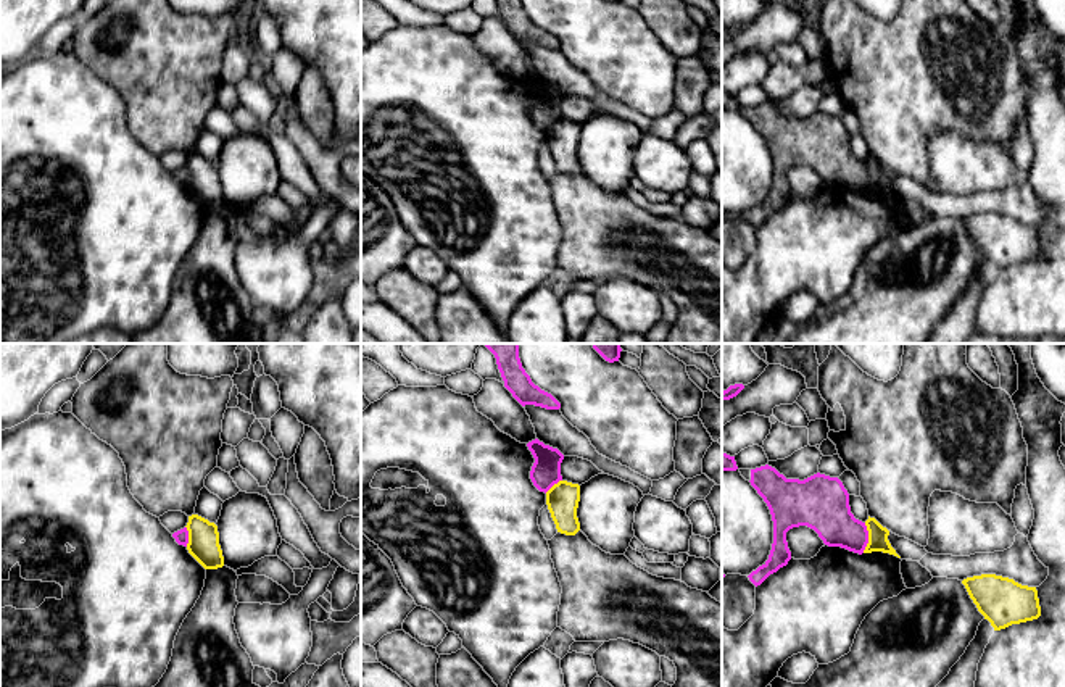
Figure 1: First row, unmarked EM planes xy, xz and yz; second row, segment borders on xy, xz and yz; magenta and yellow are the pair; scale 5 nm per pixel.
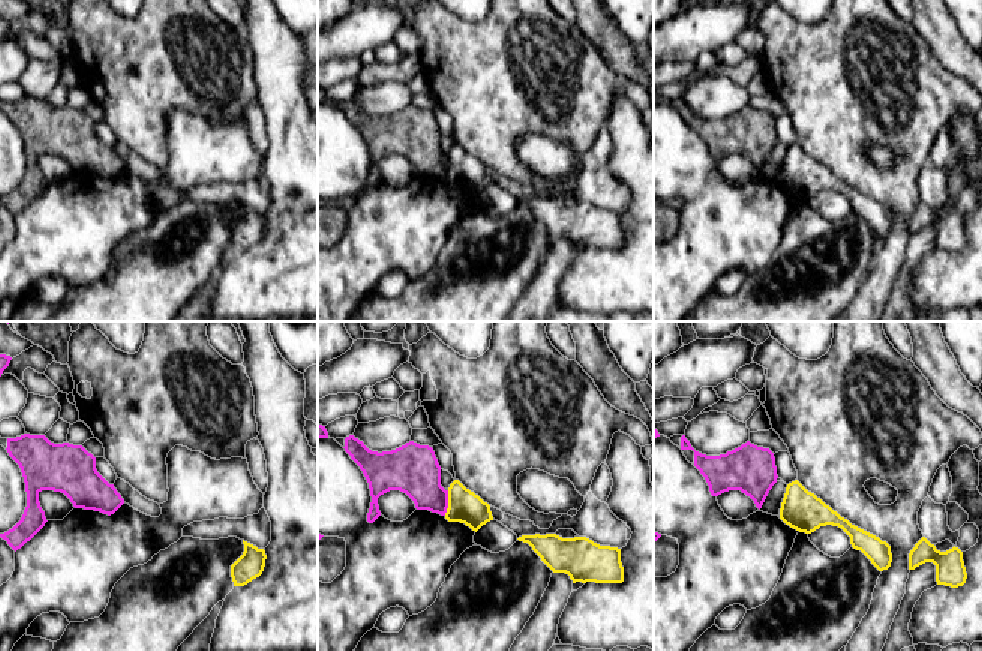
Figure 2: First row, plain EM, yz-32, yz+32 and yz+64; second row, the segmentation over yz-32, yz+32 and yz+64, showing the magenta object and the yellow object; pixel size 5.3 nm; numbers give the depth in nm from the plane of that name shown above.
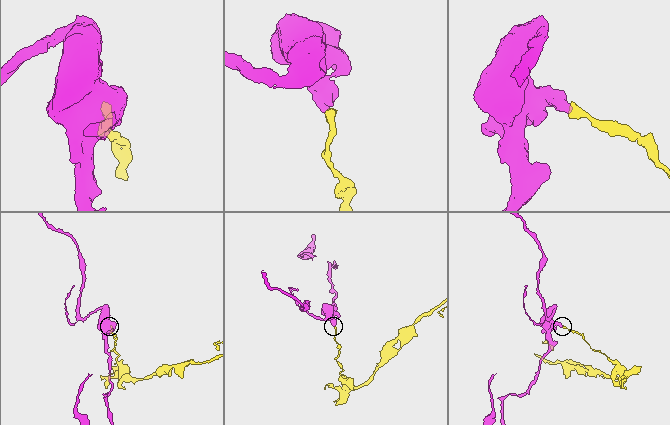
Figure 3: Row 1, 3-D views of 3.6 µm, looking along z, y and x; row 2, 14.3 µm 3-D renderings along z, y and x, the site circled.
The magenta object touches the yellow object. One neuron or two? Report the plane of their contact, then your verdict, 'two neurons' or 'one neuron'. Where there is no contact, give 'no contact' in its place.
meets magenta in yz; two neurons

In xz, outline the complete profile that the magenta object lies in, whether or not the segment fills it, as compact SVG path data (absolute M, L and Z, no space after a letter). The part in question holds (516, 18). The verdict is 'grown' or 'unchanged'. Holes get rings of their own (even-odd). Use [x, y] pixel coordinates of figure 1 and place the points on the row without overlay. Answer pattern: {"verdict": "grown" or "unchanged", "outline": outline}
{"verdict": "unchanged", "outline": "M496 0L504 26L522 44L535 44L546 48L559 48L561 42L548 31L535 24L520 0Z"}

